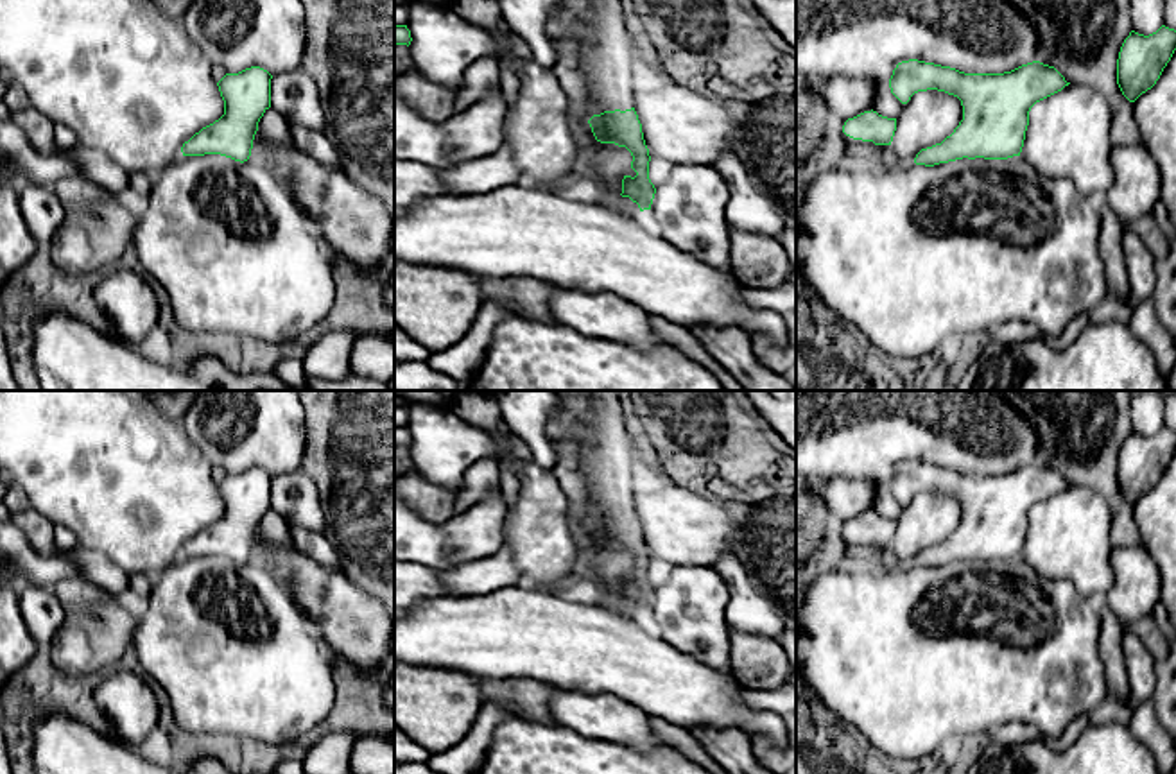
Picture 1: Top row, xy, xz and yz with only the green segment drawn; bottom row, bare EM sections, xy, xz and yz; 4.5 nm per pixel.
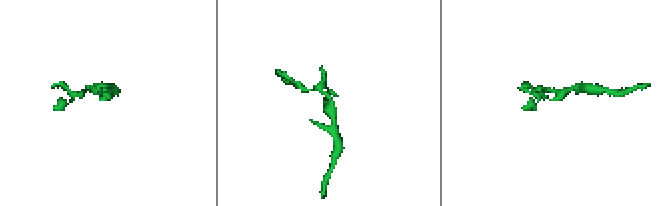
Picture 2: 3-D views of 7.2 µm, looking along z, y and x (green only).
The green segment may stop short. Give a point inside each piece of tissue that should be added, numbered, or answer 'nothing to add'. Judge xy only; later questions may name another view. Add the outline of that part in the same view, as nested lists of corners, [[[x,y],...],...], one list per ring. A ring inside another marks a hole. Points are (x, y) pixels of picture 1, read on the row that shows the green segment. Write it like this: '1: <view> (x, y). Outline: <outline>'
nothing to add

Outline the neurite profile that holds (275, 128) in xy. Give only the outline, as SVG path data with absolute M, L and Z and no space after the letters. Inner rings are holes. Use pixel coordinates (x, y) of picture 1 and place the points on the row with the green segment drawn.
M274 108L265 109L258 122L258 131L267 143L278 150L292 150L296 143L292 140L292 124L280 115Z

